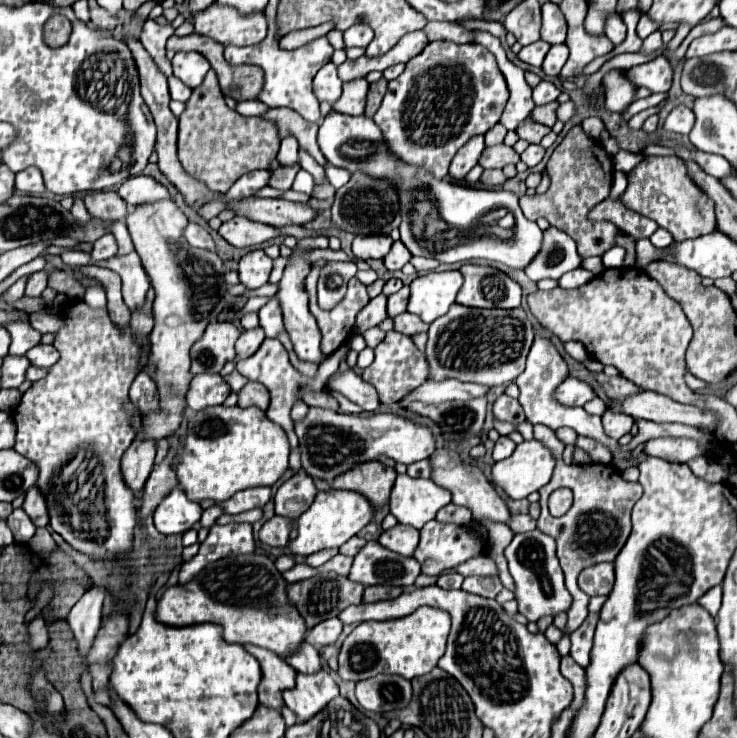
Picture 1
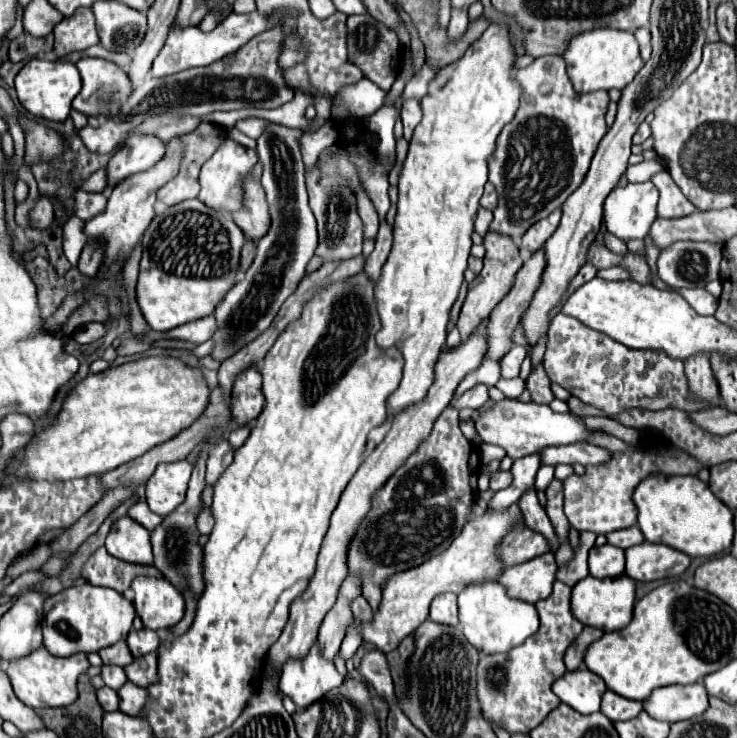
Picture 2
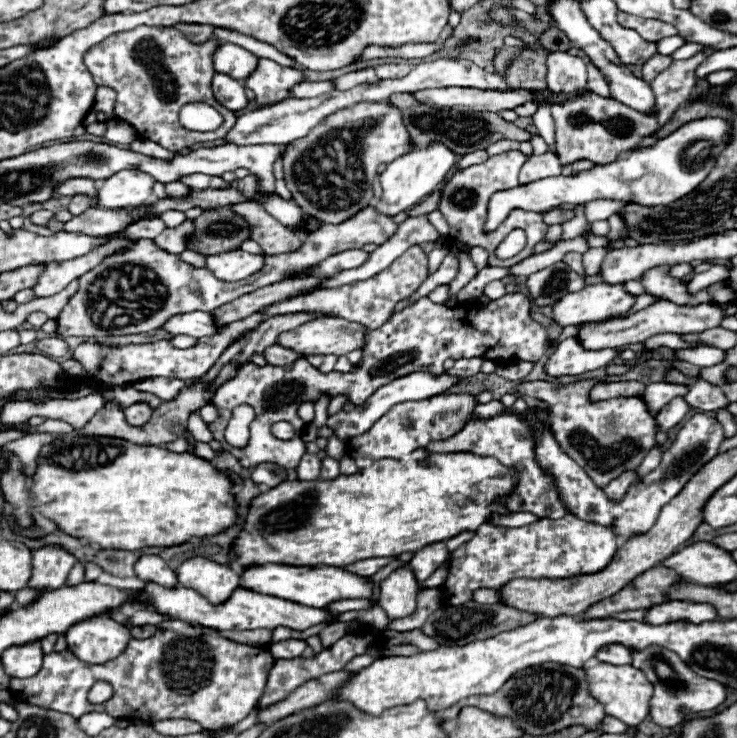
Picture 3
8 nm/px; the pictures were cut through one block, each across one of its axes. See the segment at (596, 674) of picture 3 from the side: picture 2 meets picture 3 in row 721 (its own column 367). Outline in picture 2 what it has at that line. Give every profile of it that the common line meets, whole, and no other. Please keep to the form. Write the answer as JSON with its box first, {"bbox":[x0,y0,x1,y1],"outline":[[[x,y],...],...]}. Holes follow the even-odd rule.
{"bbox":[346,504,522,652],"outline":[[[518,504],[506,508],[504,512],[486,512],[482,518],[470,520],[464,530],[460,532],[460,536],[450,544],[448,550],[444,550],[442,554],[432,556],[430,560],[426,560],[424,564],[404,570],[404,572],[396,572],[394,576],[390,576],[384,586],[382,586],[382,602],[378,606],[378,610],[374,612],[372,620],[360,620],[360,618],[352,618],[352,622],[346,626],[346,632],[350,630],[358,630],[362,636],[362,642],[374,644],[376,648],[380,648],[382,652],[392,652],[398,648],[398,644],[410,636],[426,618],[428,618],[428,608],[430,602],[434,600],[434,596],[444,594],[444,592],[454,592],[458,594],[464,586],[472,584],[472,582],[482,582],[482,580],[494,580],[500,574],[500,562],[496,556],[496,546],[498,542],[504,538],[504,534],[516,524],[522,522],[522,512],[518,508]]]}

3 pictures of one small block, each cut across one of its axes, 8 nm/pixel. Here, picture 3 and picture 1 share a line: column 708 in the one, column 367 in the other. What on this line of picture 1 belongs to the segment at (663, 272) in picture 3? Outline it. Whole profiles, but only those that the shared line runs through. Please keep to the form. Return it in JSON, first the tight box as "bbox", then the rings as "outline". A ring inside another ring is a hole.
{"bbox":[304,260,368,356],"outline":[[[318,260],[312,264],[312,270],[304,280],[304,290],[310,300],[310,304],[308,304],[310,312],[318,320],[318,326],[322,332],[322,352],[326,356],[330,356],[340,344],[346,342],[346,338],[350,338],[350,334],[354,330],[354,320],[356,320],[360,308],[364,308],[368,304],[368,294],[366,294],[366,286],[362,282],[358,282],[356,278],[352,278],[348,282],[348,292],[346,292],[344,300],[336,308],[324,312],[316,302],[316,280],[318,280],[318,272],[320,272],[322,264],[324,264],[324,260]]]}

